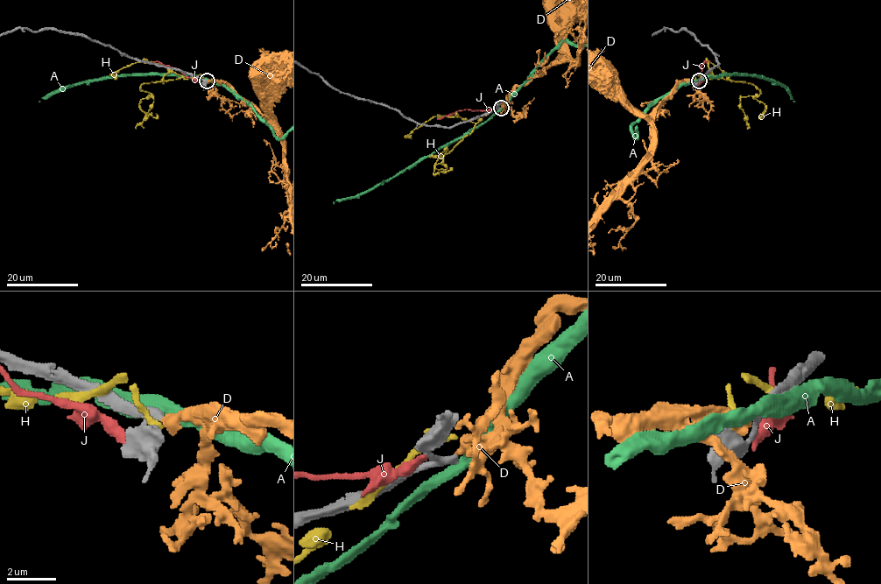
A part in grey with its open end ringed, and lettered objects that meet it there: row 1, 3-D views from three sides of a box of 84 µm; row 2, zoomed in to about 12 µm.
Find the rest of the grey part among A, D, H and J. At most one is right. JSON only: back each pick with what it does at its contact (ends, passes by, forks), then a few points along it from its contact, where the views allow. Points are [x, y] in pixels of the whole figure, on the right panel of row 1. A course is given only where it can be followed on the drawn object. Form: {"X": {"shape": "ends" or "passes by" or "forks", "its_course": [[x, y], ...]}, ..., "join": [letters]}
{"join": []}

